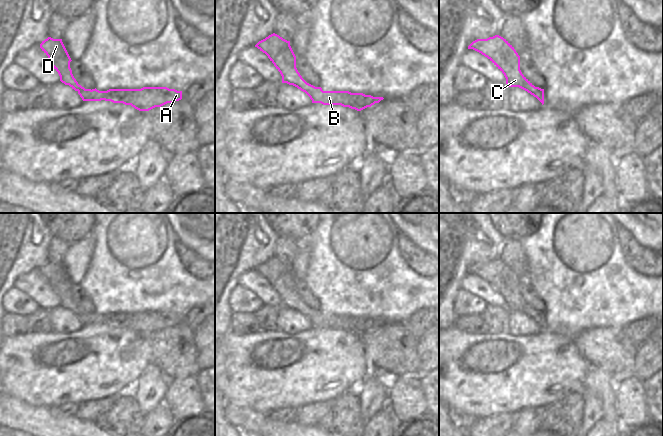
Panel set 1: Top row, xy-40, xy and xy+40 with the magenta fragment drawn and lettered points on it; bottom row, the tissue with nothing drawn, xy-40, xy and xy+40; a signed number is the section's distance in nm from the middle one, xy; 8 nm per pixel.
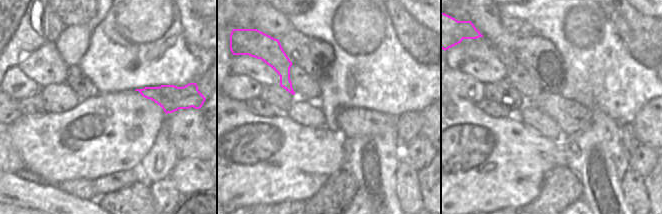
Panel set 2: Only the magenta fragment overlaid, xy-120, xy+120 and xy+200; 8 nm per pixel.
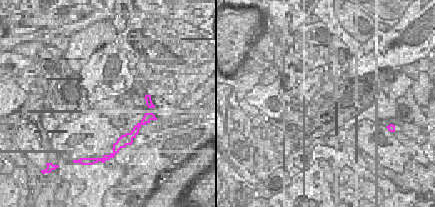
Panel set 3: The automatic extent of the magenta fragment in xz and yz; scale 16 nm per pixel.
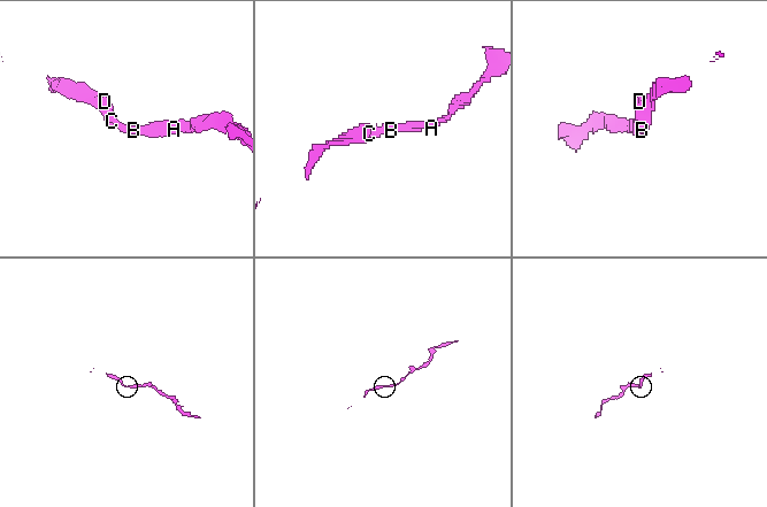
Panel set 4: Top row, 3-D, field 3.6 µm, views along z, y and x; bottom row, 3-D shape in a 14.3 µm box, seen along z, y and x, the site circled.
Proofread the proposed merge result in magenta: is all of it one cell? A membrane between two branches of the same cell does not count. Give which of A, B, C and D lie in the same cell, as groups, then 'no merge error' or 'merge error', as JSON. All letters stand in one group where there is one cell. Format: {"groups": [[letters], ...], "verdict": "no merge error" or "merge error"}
{"groups": [["A", "B", "C", "D"]], "verdict": "no merge error"}

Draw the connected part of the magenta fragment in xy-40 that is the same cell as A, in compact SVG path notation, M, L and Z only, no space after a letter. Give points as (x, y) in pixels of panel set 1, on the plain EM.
M48 261L40 268L42 275L48 280L52 290L58 296L60 305L78 316L83 325L111 325L131 329L139 335L149 335L167 327L182 323L182 315L167 311L143 311L141 313L109 313L99 315L85 313L78 308L72 298L72 285L62 263Z

